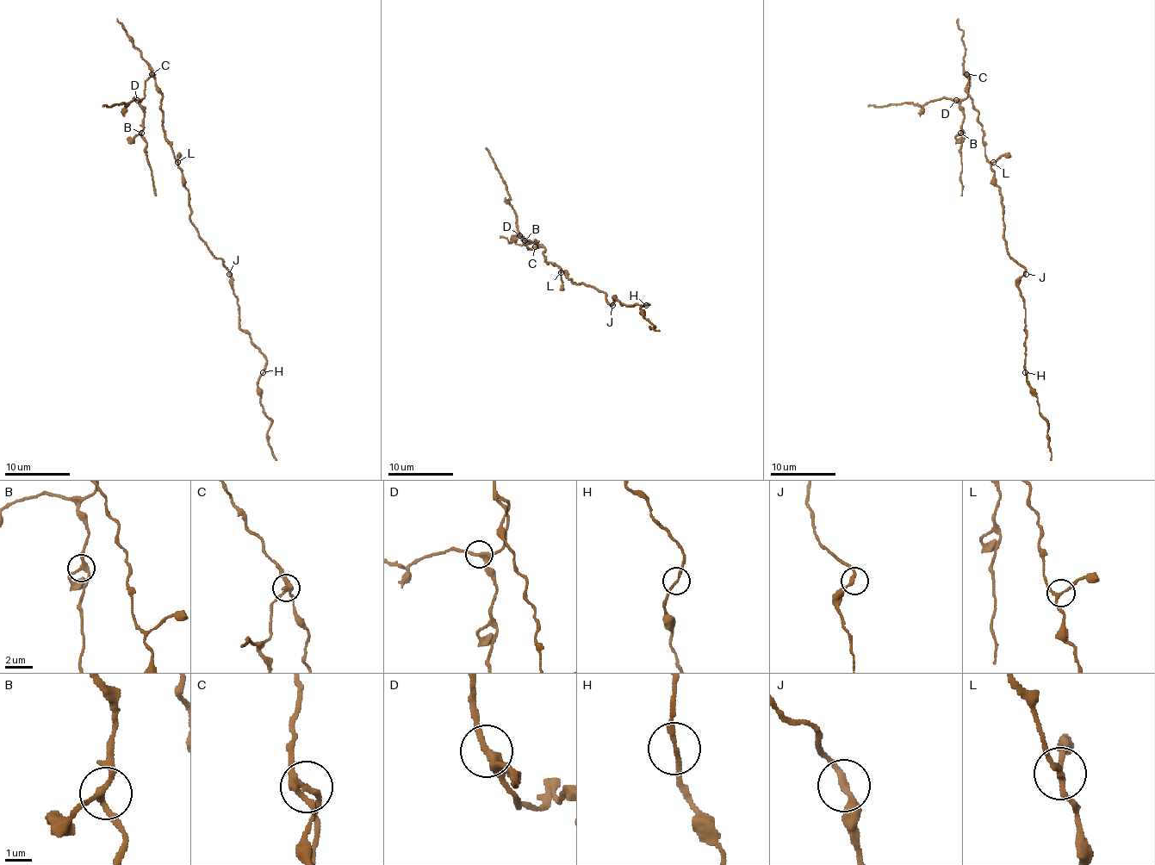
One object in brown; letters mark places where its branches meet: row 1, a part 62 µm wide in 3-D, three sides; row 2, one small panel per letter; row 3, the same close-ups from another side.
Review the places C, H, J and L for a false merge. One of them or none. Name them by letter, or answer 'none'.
C

